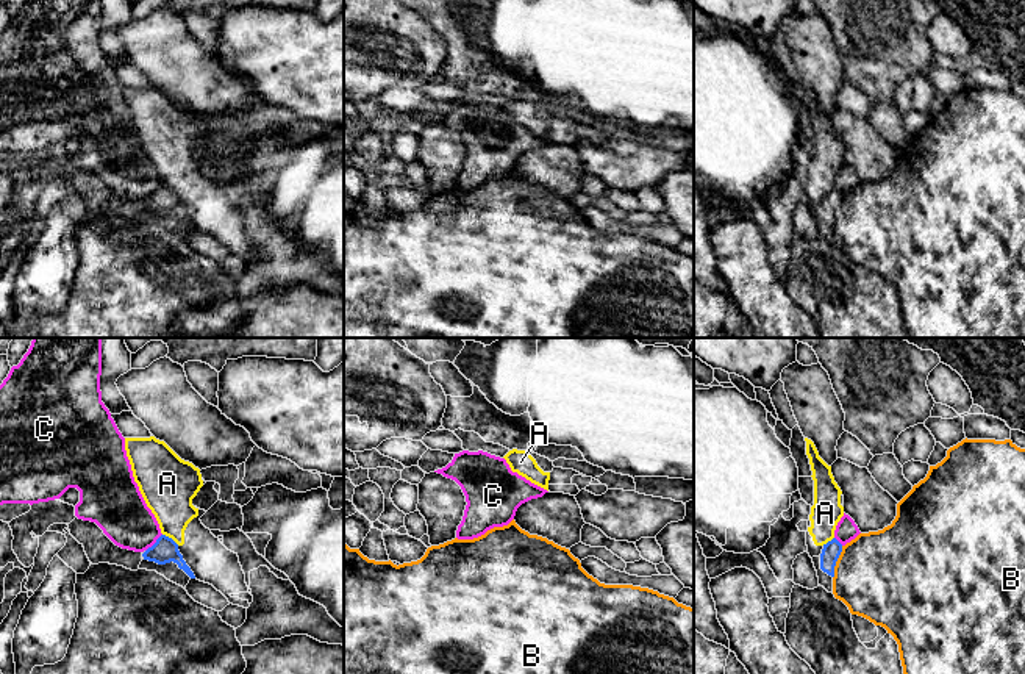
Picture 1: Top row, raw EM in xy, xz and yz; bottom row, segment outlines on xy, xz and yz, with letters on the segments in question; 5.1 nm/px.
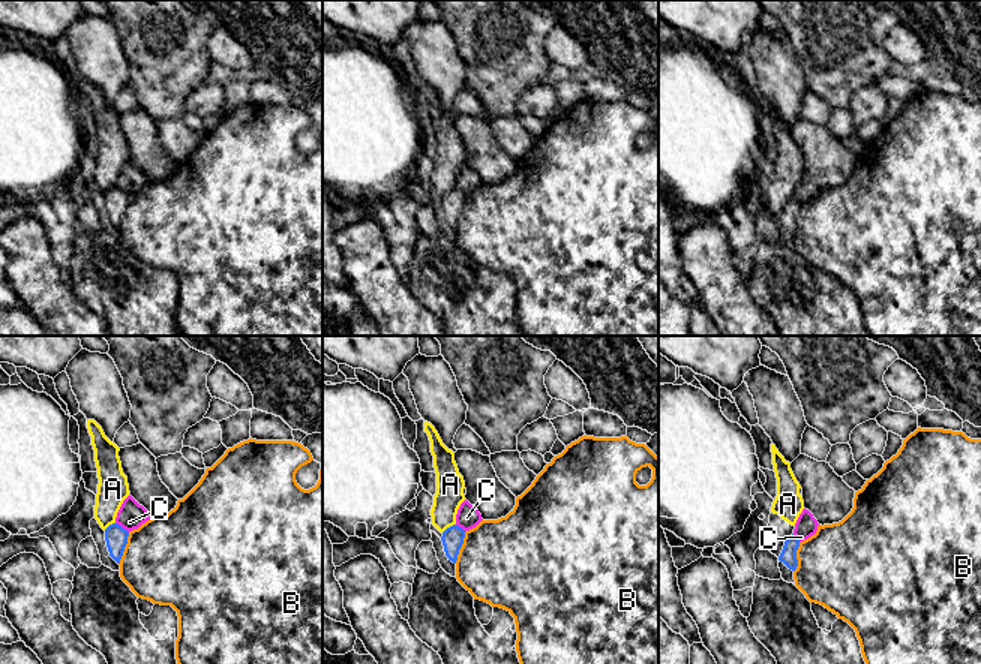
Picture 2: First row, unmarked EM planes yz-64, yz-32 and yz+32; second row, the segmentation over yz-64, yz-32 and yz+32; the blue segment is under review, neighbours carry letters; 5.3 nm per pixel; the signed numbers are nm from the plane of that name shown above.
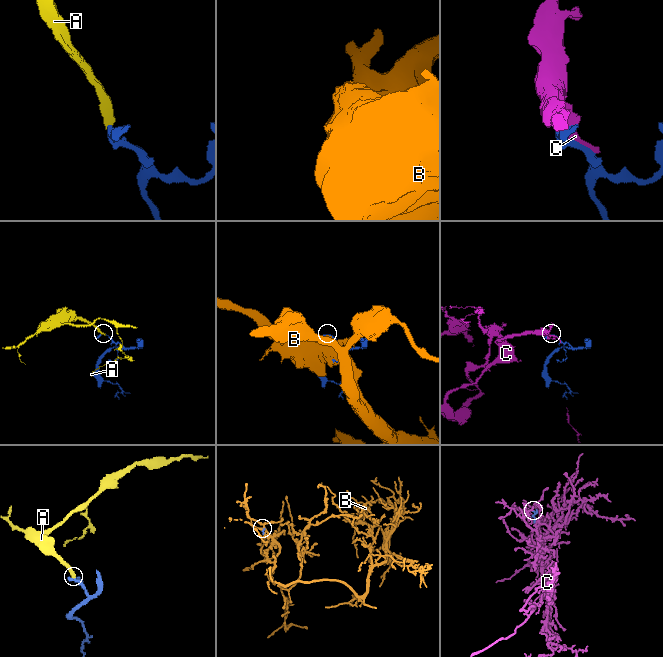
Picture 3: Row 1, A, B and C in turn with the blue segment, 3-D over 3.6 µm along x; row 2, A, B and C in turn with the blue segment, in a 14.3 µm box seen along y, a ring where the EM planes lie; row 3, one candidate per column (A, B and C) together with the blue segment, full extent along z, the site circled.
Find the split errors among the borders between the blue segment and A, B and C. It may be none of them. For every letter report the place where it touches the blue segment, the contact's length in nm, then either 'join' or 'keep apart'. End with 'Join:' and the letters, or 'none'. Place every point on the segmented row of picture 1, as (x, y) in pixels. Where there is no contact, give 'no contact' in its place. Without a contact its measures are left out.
A: contact xy (171, 538); length 110 nm; keep apart
B: contact yz (836, 560); length 180 nm; keep apart
C: contact xy (155, 543); length 130 nm; keep apart
Join: none

